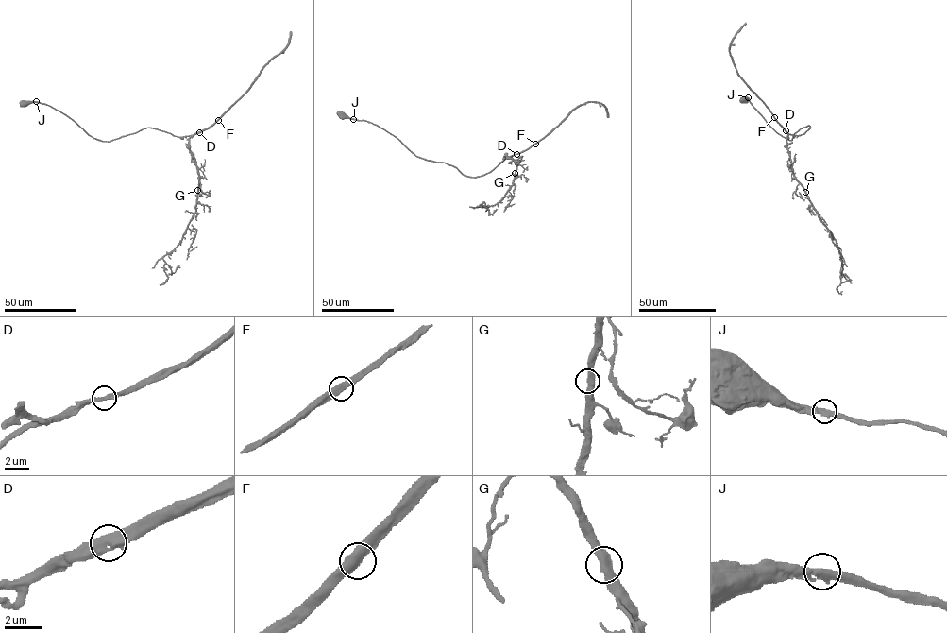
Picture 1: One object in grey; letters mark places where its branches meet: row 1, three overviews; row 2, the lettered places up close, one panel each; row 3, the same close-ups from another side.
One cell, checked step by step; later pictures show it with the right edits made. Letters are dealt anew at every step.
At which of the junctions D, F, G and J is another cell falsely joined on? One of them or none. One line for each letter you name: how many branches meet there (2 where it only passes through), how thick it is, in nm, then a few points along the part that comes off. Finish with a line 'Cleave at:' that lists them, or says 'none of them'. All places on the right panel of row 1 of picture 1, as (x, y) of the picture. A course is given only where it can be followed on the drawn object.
Cleave at: none of them

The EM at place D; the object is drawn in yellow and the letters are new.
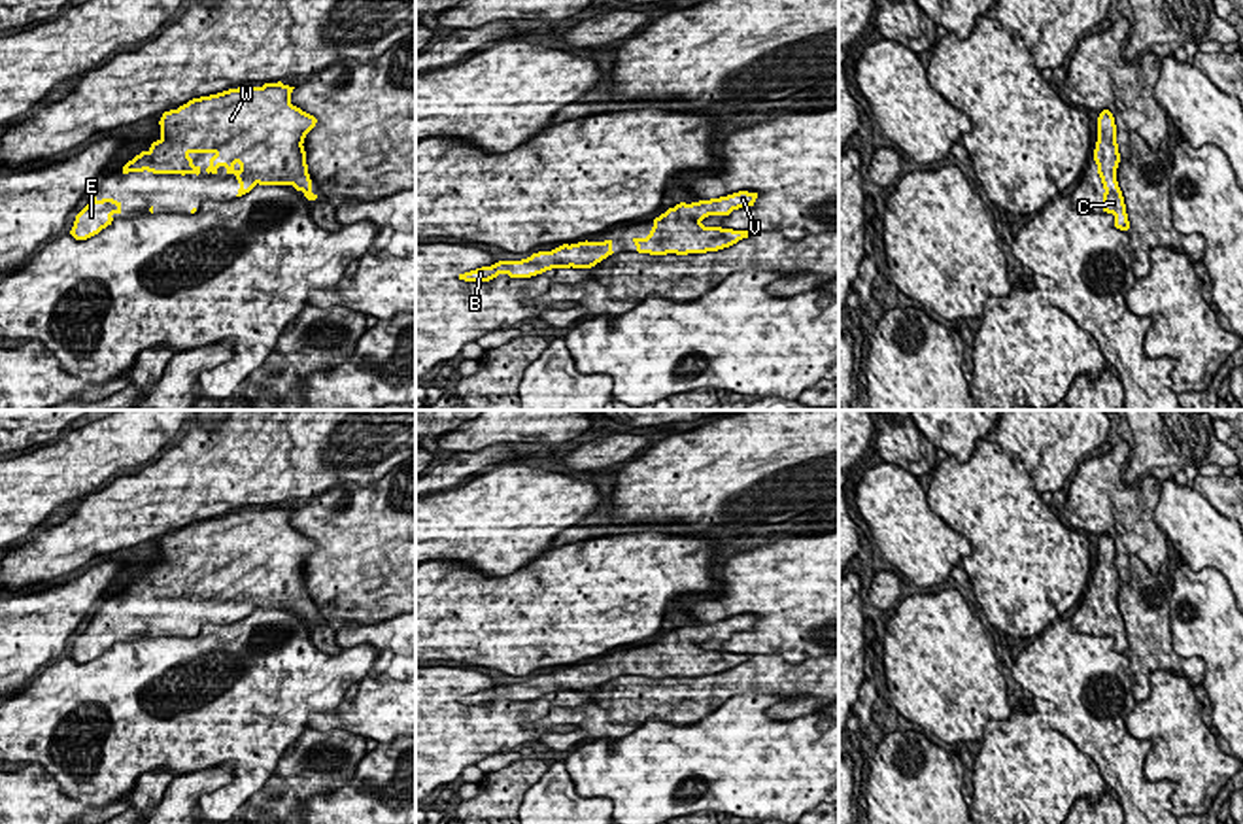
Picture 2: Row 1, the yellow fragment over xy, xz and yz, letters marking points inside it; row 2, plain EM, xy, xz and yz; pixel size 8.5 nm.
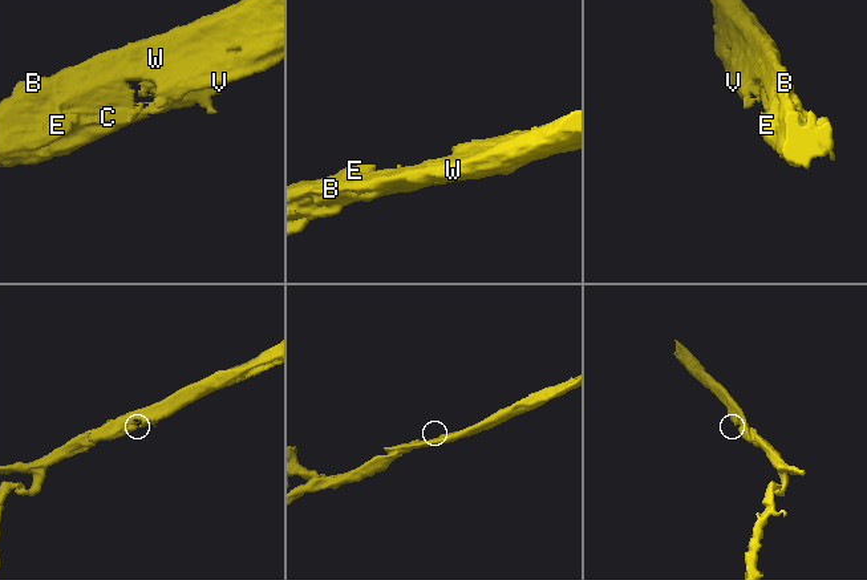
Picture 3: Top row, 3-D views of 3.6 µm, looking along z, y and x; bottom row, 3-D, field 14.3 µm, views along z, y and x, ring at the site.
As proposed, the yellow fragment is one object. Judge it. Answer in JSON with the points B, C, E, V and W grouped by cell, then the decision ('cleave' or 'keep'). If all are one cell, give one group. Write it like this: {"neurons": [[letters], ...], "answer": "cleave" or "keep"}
{"neurons": [["B", "C", "E", "V", "W"]], "answer": "keep"}

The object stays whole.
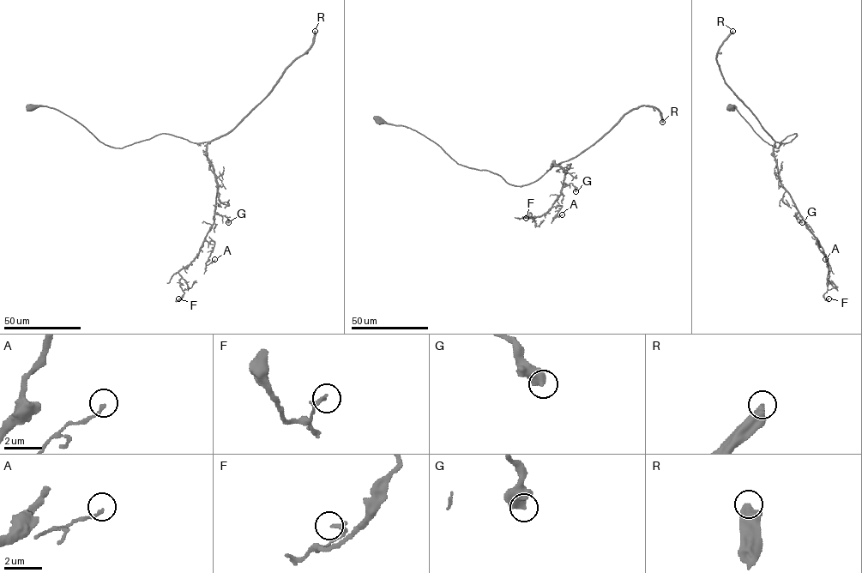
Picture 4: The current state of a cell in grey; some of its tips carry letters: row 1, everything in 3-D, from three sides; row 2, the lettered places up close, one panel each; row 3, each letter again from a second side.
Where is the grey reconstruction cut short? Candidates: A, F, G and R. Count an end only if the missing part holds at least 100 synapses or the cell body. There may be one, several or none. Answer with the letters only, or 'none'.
R

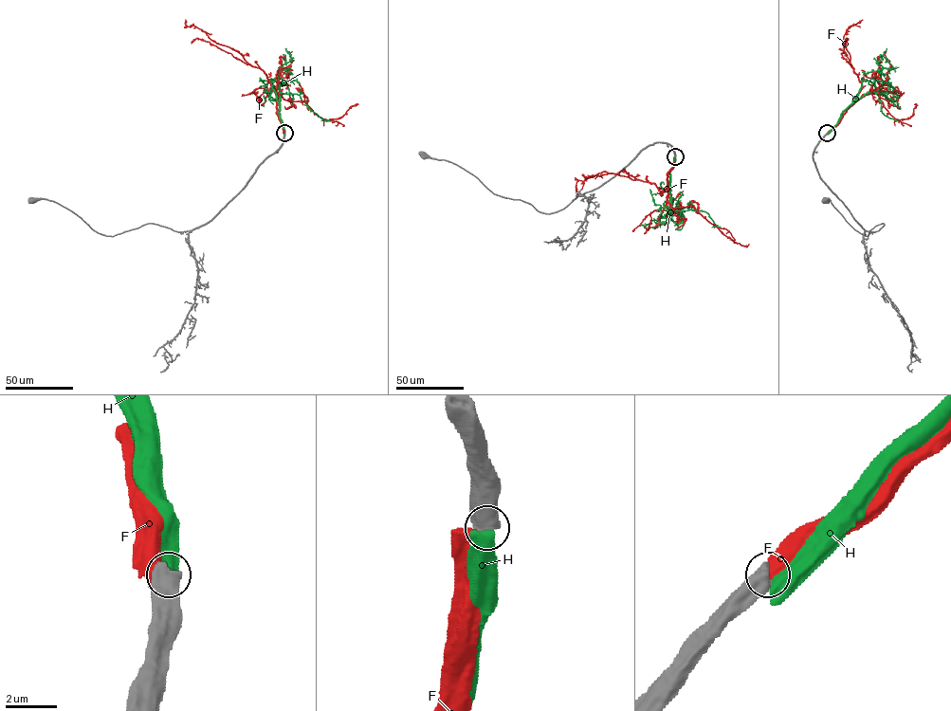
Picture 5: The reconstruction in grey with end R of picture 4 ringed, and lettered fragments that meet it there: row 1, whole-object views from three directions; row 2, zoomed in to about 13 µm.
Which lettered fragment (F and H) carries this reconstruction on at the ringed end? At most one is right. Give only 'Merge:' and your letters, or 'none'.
Merge: none

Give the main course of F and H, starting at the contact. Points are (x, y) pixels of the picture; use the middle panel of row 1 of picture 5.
F: (674, 157), (667, 186), (663, 191), (649, 182), (602, 172), (578, 180), (576, 191)
H: (675, 157), (668, 172), (670, 210), (704, 210), (721, 227)

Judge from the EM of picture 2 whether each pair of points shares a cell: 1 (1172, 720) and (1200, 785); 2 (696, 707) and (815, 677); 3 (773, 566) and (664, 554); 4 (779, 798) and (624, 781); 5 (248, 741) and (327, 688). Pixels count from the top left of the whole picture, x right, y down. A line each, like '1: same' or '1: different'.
1: same
2: same
3: different
4: same
5: same

